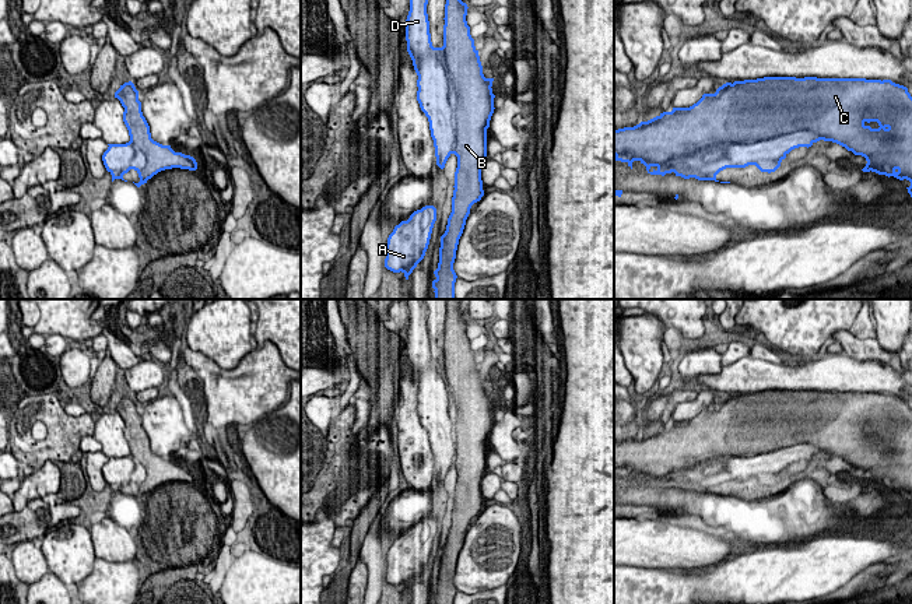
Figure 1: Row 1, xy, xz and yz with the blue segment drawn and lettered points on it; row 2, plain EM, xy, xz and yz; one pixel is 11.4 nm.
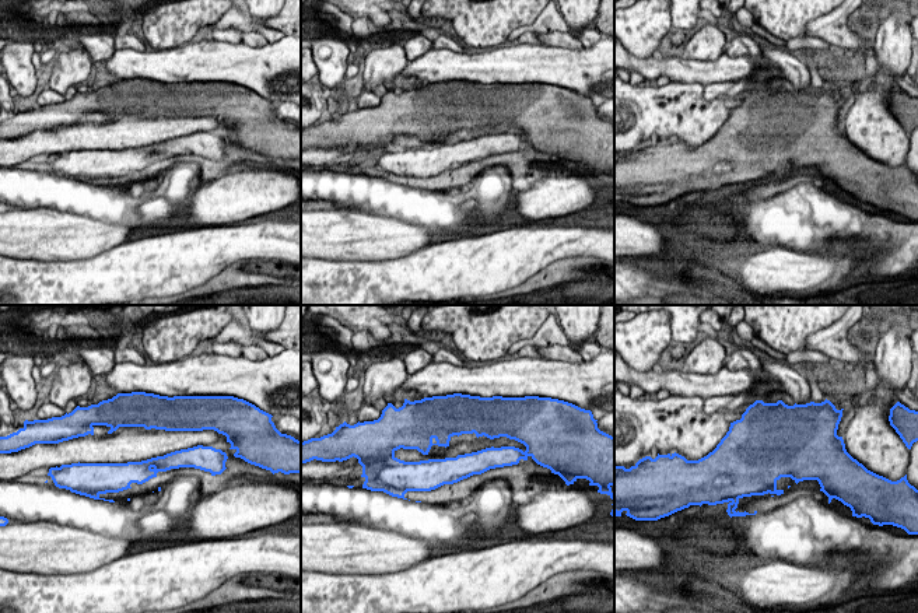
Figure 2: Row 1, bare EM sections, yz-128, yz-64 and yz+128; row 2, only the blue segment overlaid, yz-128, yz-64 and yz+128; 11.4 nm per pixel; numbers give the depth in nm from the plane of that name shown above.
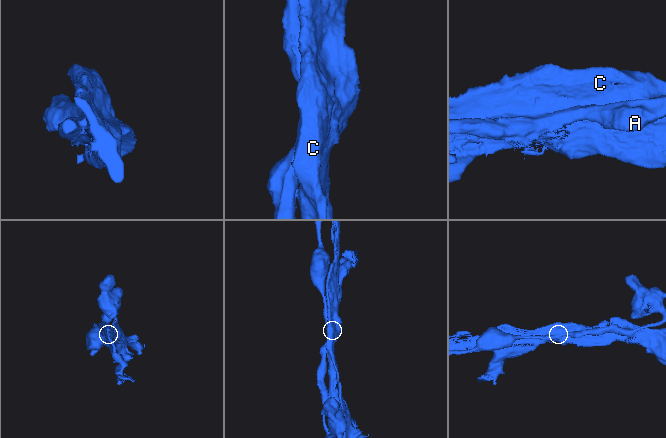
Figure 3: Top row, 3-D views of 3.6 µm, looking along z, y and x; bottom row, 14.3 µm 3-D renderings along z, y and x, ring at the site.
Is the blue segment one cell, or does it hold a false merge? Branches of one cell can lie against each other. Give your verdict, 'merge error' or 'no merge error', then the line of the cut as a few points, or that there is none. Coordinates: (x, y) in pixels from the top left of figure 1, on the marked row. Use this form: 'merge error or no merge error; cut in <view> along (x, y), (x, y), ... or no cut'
merge error; cut in yz along (823, 137), (793, 130), (729, 144), (712, 161), (702, 161)

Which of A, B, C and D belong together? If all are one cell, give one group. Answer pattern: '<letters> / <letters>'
A D / B C

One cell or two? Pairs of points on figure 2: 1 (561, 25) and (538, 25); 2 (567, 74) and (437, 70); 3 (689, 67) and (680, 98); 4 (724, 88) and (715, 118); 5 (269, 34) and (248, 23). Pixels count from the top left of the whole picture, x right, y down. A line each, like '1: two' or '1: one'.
1: one
2: one
3: two
4: two
5: one

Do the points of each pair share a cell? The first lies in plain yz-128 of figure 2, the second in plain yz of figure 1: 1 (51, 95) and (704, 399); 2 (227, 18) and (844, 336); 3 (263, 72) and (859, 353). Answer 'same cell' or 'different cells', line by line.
1: same cell
2: different cells
3: different cells

